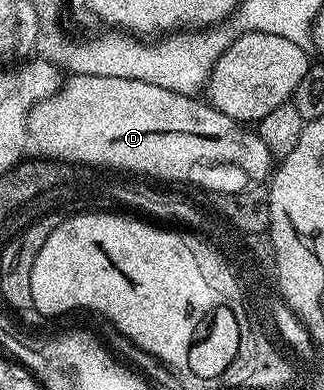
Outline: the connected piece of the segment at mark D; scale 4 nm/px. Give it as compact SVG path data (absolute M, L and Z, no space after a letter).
M76 74L67 77L67 82L59 85L58 91L51 98L46 98L42 102L37 102L30 113L26 116L26 132L31 143L38 142L39 155L50 160L61 160L63 163L81 164L87 161L92 167L109 168L115 172L126 172L122 170L135 170L138 174L147 174L150 178L178 178L181 174L189 172L193 166L198 166L201 162L223 162L226 166L239 166L248 177L251 183L262 184L271 177L272 167L276 159L270 153L268 144L253 129L247 128L243 123L218 111L205 101L198 101L195 97L187 97L184 94L177 94L168 88L160 88L156 84L148 84L144 80L132 80L131 78L117 78L116 76L92 76L91 74Z

